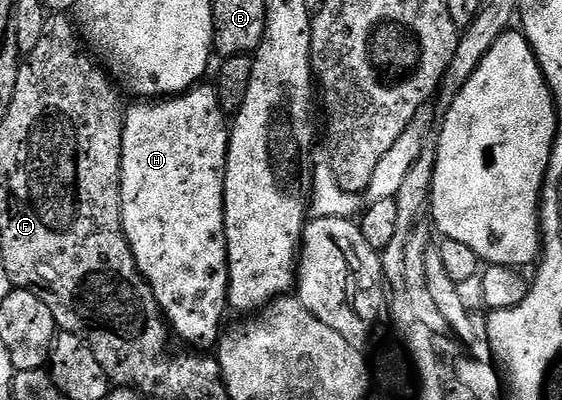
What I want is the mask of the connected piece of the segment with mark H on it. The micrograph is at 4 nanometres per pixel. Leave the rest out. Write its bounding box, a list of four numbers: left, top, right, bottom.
[121,84,231,348]

